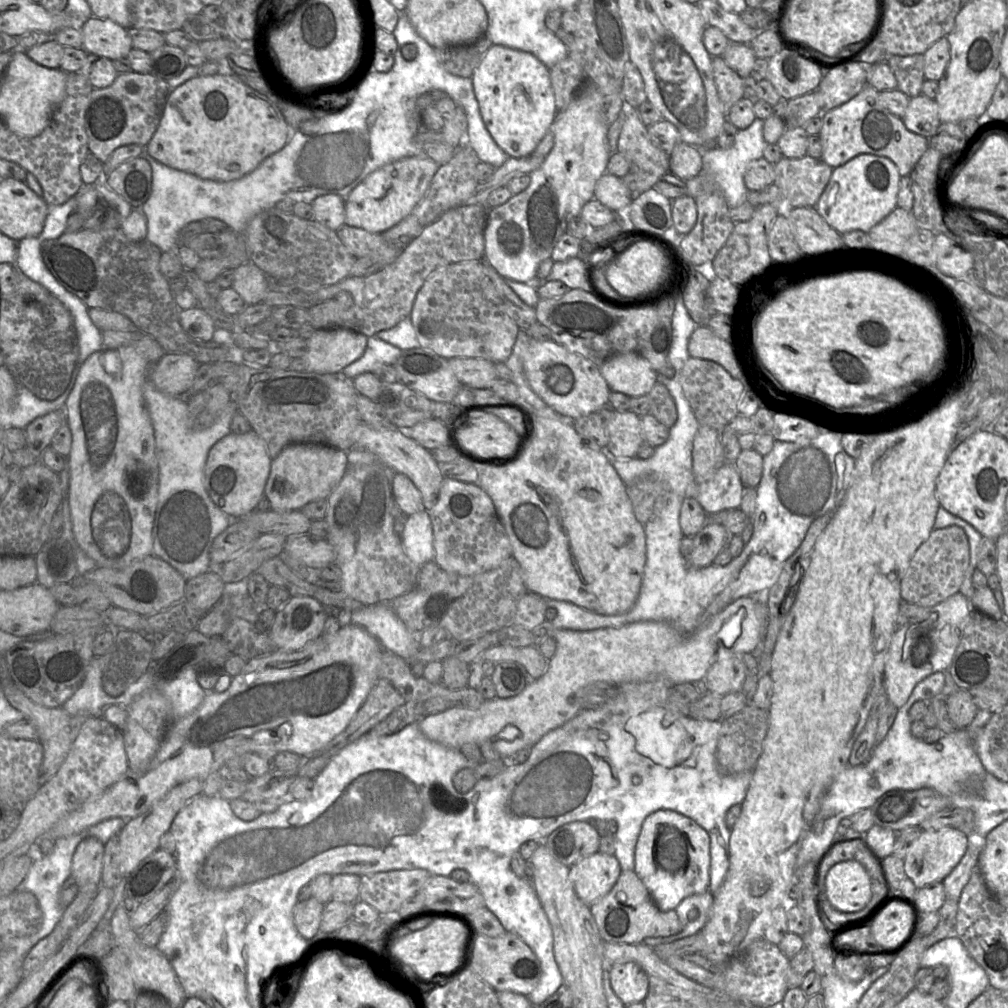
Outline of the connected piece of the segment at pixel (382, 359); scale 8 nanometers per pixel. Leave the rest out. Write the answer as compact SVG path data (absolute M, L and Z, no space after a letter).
M372 335L368 337L363 355L344 368L342 372L351 379L367 372L374 373L378 368L393 365L402 352L398 347L379 339L376 335Z

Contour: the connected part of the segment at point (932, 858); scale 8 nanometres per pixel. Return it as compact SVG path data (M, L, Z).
M953 827L922 831L908 845L904 858L906 876L911 879L917 889L935 882L942 882L964 856L969 845L969 835Z

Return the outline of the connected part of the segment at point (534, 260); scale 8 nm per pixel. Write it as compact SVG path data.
M588 81L582 82L568 106L557 113L550 128L554 146L543 164L529 174L528 187L504 204L488 211L484 231L484 259L504 279L527 283L536 278L539 264L551 257L559 238L566 233L569 222L578 217L583 206L594 198L596 183L606 173L612 154L607 142L609 125L603 120L603 106L604 96L596 86Z

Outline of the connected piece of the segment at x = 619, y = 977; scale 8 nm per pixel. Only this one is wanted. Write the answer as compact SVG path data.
M615 964L609 969L609 974L611 988L625 1005L644 1001L649 990L649 979L638 964Z

